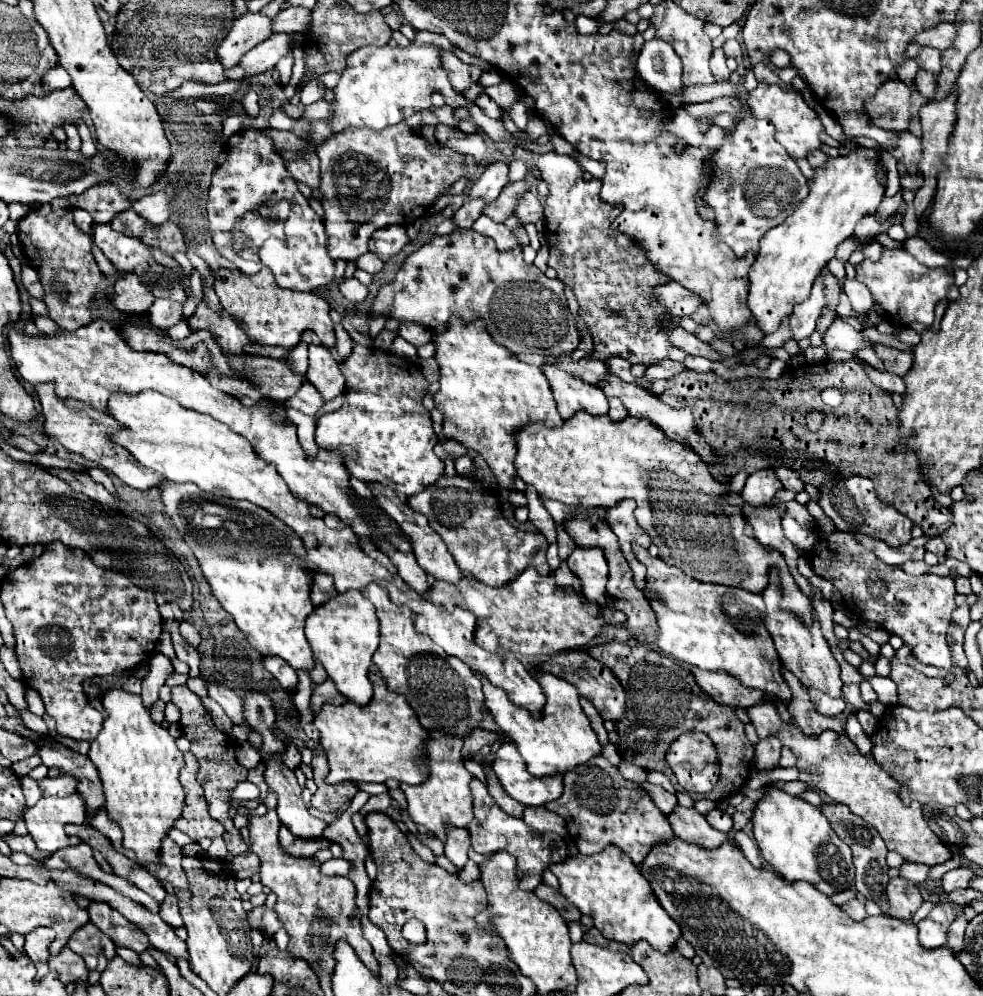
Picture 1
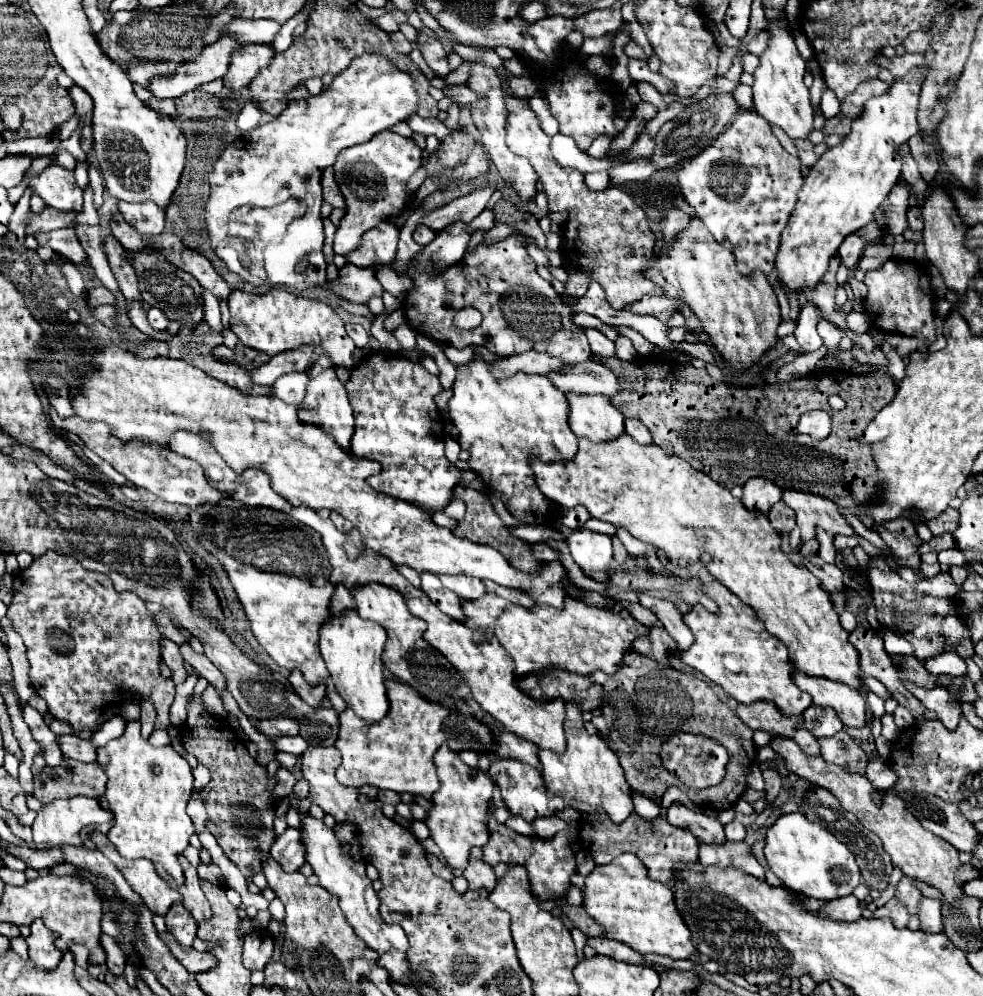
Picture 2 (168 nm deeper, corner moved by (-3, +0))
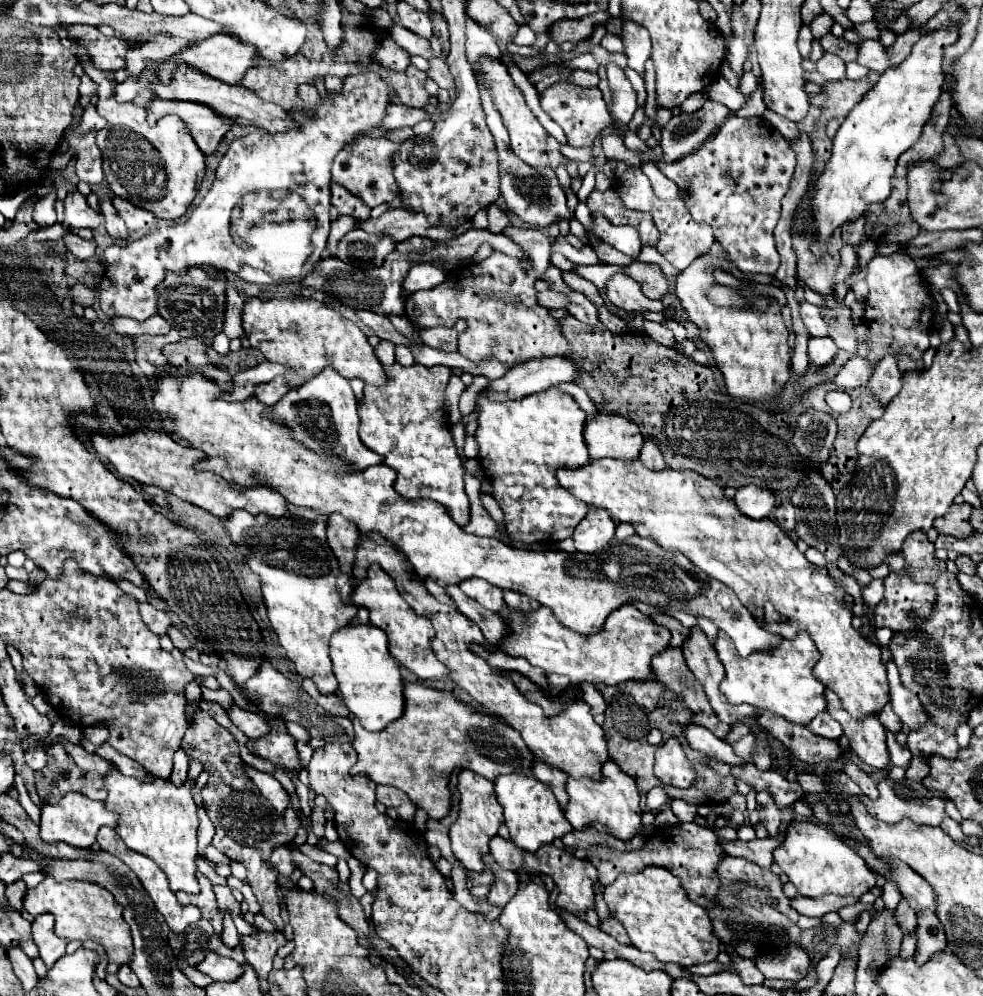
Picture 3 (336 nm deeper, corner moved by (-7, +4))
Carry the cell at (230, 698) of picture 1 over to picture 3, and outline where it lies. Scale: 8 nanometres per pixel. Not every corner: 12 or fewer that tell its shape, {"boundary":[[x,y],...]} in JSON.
{"boundary":[[169,629],[169,637],[177,649],[193,647],[179,629]]}

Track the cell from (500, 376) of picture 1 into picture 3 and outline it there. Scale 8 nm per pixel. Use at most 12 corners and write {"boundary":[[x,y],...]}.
{"boundary":[[555,385],[475,397],[477,461],[523,543],[571,537],[587,505],[585,411]]}

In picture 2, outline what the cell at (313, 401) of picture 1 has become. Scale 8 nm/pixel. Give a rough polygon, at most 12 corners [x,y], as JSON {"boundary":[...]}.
{"boundary":[[287,373],[271,387],[271,397],[299,405],[307,373]]}

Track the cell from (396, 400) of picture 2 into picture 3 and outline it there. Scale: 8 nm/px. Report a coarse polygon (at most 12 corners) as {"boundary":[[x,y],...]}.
{"boundary":[[385,365],[361,439],[405,499],[469,521],[443,413],[451,369]]}

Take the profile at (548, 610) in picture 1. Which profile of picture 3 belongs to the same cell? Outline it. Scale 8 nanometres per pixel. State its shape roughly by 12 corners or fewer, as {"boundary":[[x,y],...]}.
{"boundary":[[633,605],[579,635],[547,607],[515,611],[499,649],[571,683],[647,679],[669,629]]}

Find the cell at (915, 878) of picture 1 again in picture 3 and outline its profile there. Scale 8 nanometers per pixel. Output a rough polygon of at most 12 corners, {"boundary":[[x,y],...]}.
{"boundary":[[901,899],[895,913],[903,933],[917,927],[917,913],[907,899]]}

